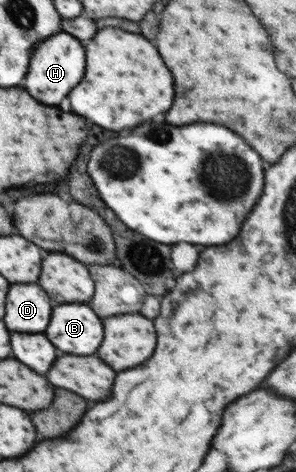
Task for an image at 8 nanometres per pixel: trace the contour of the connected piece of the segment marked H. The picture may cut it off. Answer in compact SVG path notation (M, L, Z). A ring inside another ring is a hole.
M59 32L59 35L45 39L34 51L25 77L25 89L45 105L59 105L85 75L85 49L71 35Z

